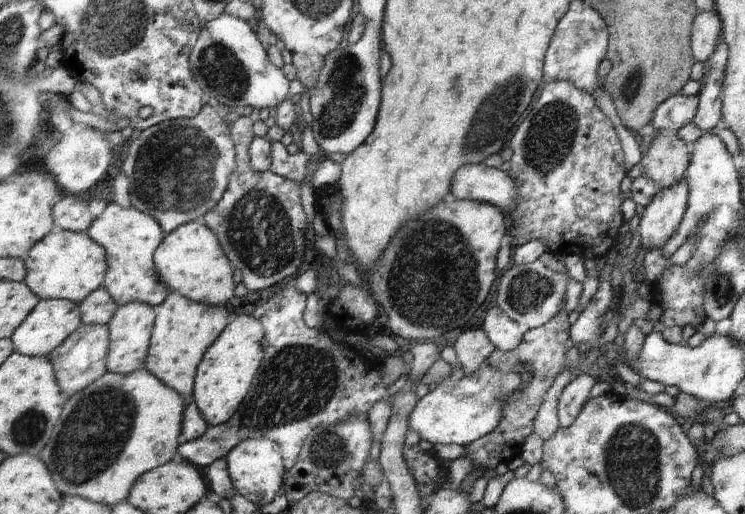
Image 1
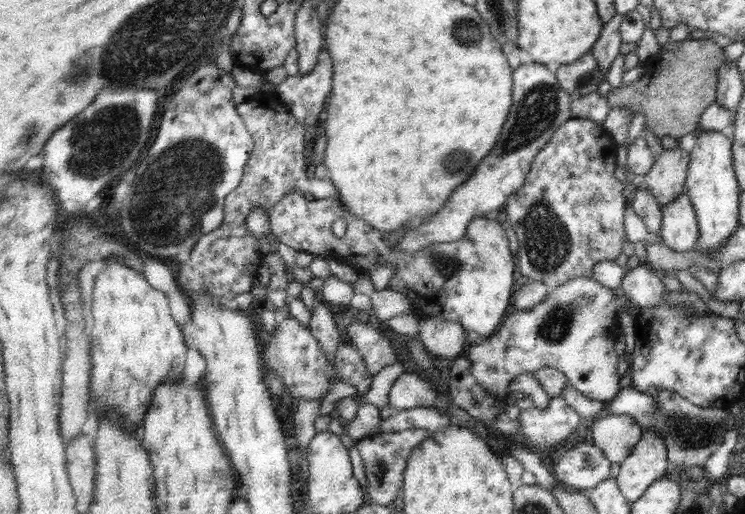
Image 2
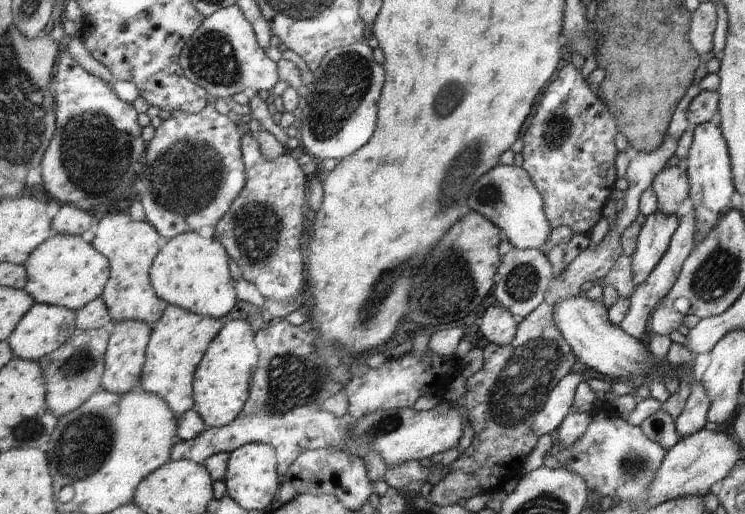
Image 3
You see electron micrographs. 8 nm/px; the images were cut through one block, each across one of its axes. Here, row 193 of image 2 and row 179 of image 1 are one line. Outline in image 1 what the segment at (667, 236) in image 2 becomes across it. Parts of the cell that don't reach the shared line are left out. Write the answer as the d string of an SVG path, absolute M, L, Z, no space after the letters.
M685 178L669 188L660 188L644 208L634 227L638 230L640 246L645 250L662 248L675 232L685 212L688 190Z

